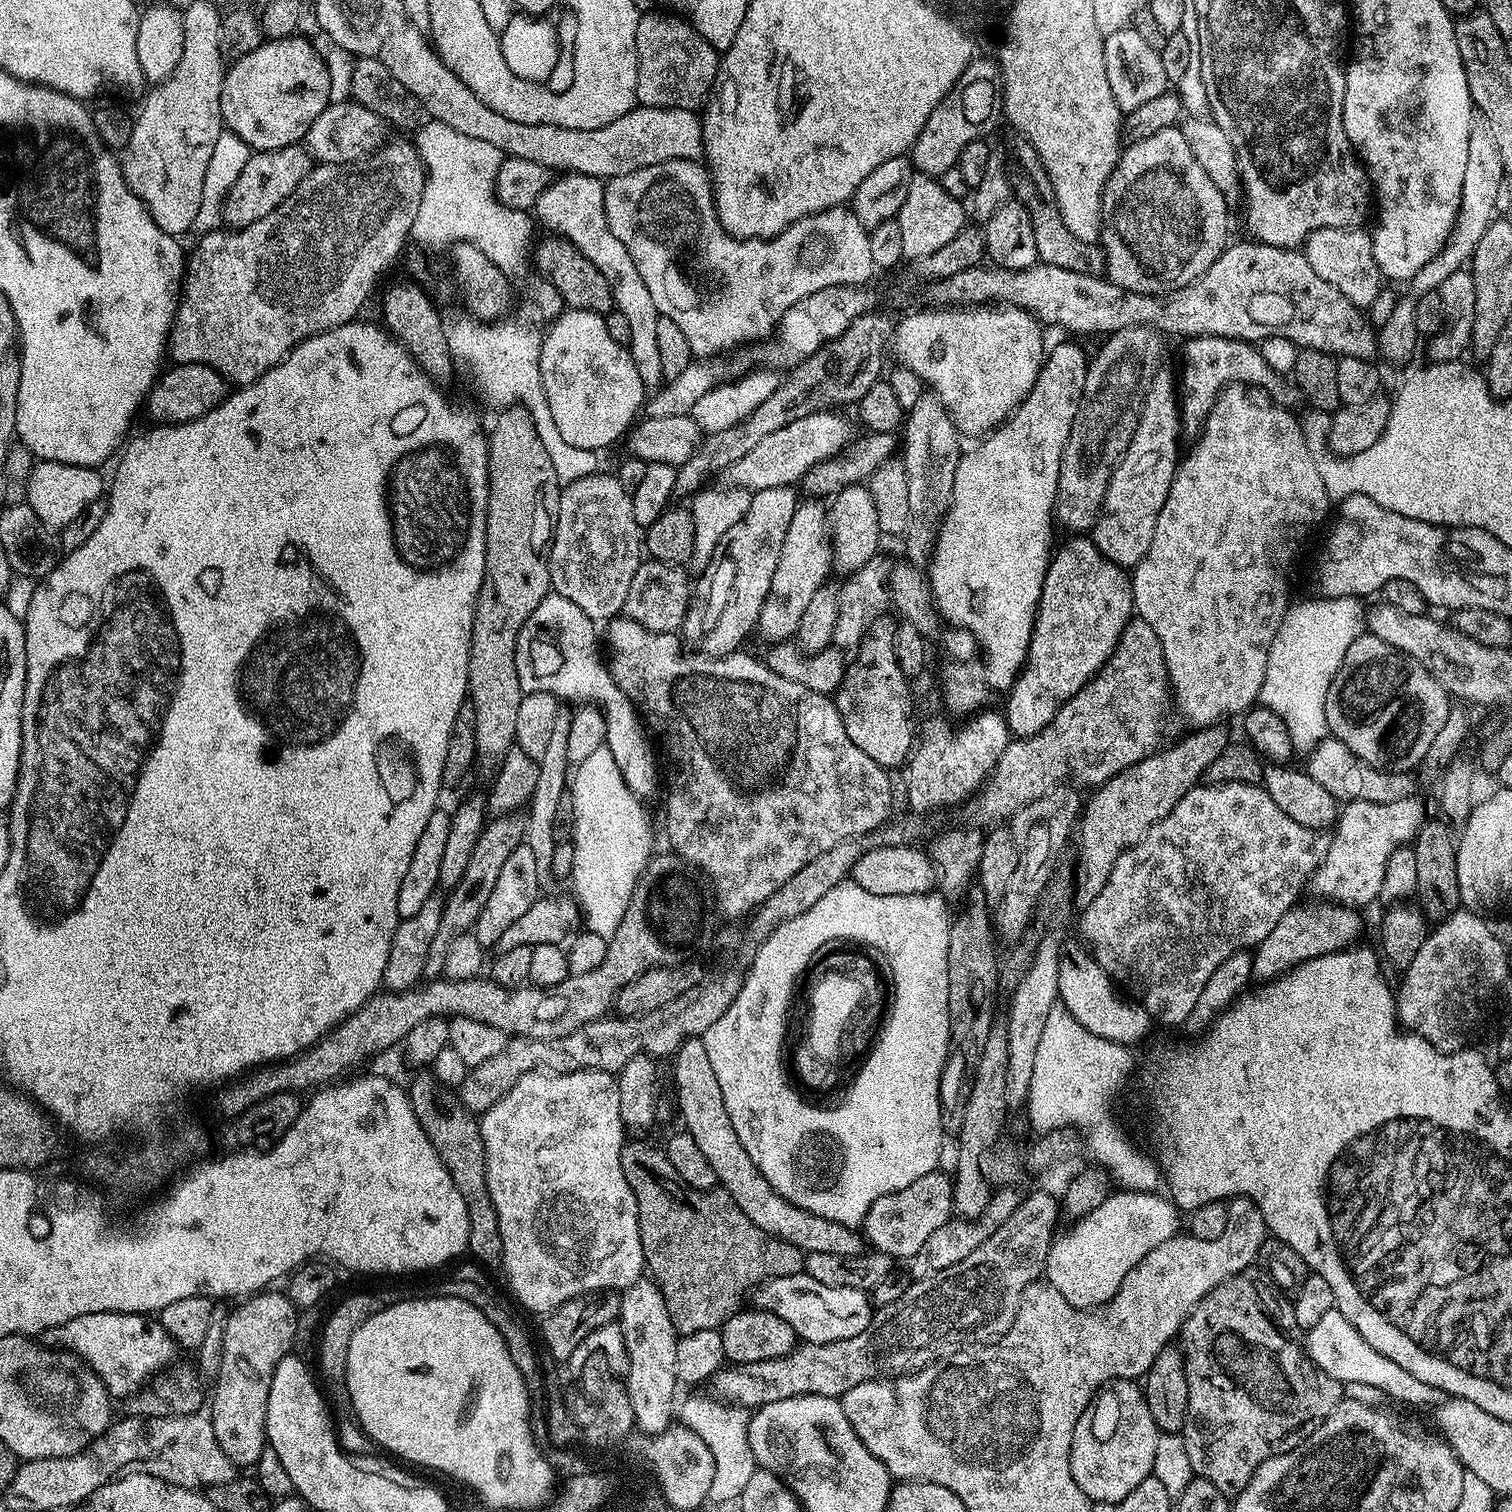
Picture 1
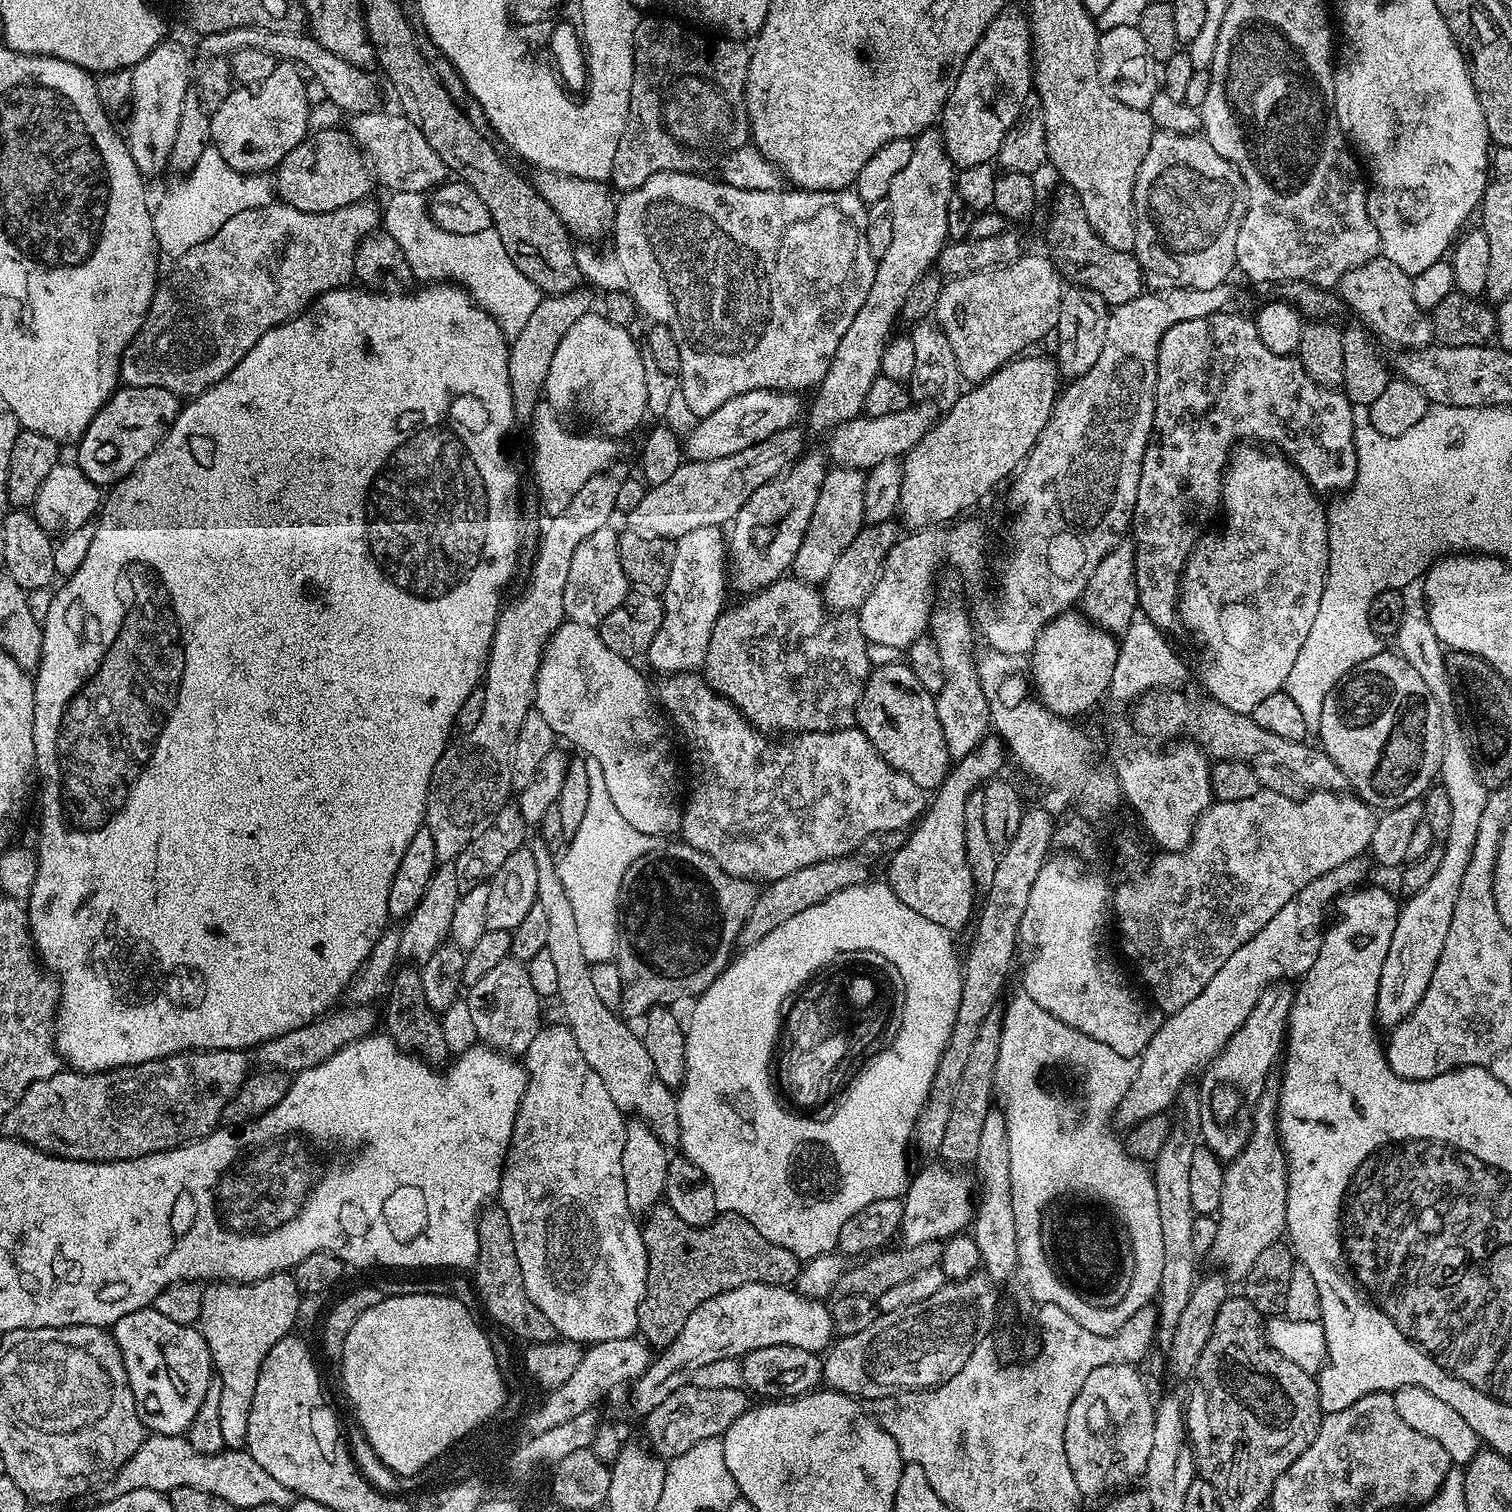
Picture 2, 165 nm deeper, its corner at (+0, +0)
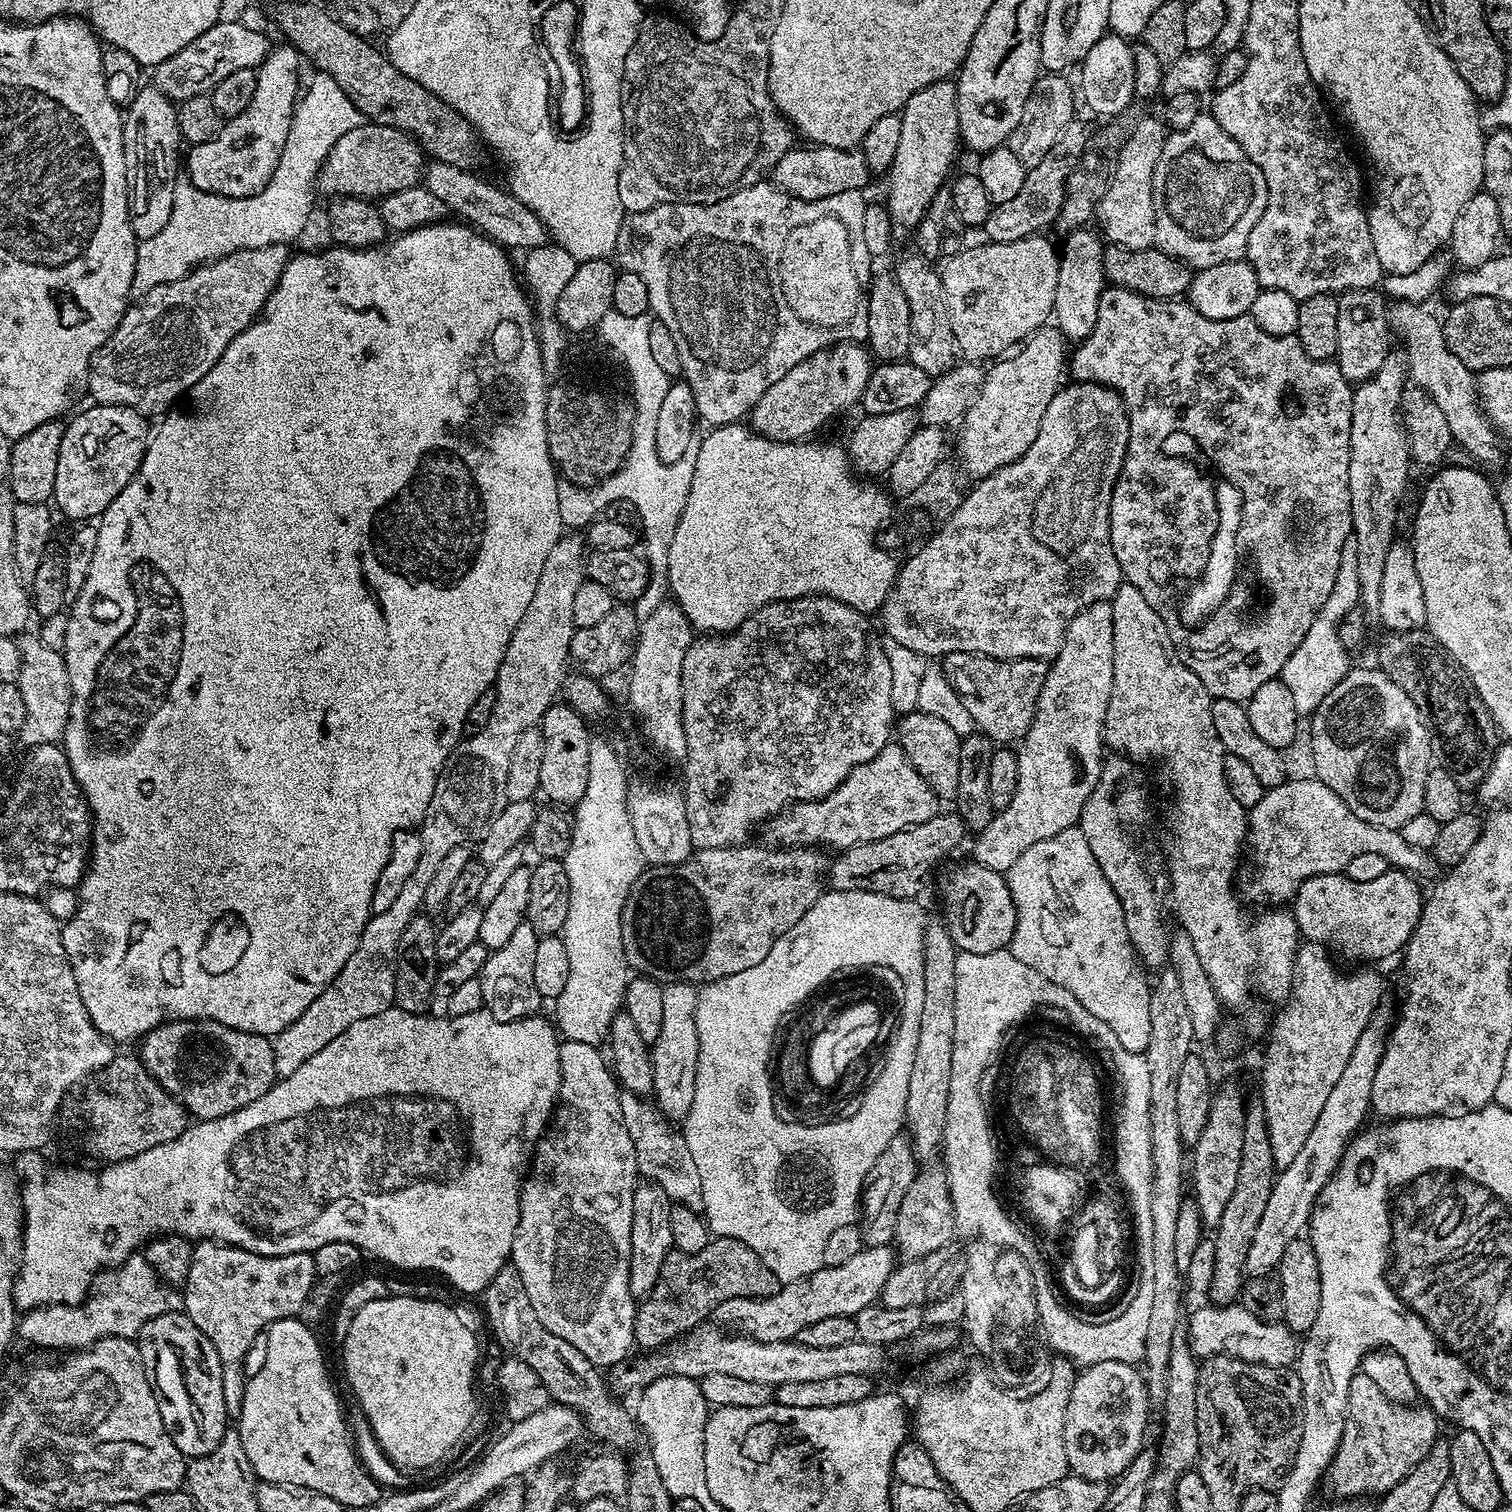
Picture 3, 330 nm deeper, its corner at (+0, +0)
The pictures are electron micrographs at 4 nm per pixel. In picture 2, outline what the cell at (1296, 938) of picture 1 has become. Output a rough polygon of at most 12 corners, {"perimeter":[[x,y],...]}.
{"perimeter":[[1293,985],[1262,990],[1199,1077],[1199,1135],[1242,1154],[1281,1059]]}

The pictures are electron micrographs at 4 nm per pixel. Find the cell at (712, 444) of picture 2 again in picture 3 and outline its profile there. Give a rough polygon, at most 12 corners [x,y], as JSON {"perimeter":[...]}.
{"perimeter":[[833,344],[786,370],[750,413],[800,442],[864,399],[867,347]]}

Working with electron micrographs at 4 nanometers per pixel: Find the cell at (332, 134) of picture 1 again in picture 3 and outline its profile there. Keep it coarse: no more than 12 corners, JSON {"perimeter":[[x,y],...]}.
{"perimeter":[[429,163],[423,187],[505,249],[547,245],[547,226],[507,187]]}

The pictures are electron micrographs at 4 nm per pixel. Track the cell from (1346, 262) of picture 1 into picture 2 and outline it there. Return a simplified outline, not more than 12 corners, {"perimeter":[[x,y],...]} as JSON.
{"perimeter":[[1381,254],[1347,272],[1338,296],[1397,349],[1426,348],[1432,322],[1413,277]]}

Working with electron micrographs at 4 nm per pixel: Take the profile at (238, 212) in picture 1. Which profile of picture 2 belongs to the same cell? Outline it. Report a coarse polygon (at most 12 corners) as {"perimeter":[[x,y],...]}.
{"perimeter":[[322,128],[274,169],[303,212],[369,199],[370,165],[351,131]]}

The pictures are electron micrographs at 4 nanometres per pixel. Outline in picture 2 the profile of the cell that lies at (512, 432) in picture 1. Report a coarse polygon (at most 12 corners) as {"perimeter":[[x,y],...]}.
{"perimeter":[[591,294],[545,295],[511,337],[517,421],[542,403],[558,342],[593,311]]}

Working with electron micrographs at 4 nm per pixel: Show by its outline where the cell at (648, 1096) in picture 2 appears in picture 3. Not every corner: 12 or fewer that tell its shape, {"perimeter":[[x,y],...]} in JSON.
{"perimeter":[[620,1098],[639,1175],[673,1204],[703,1209],[683,1135],[655,1103]]}

